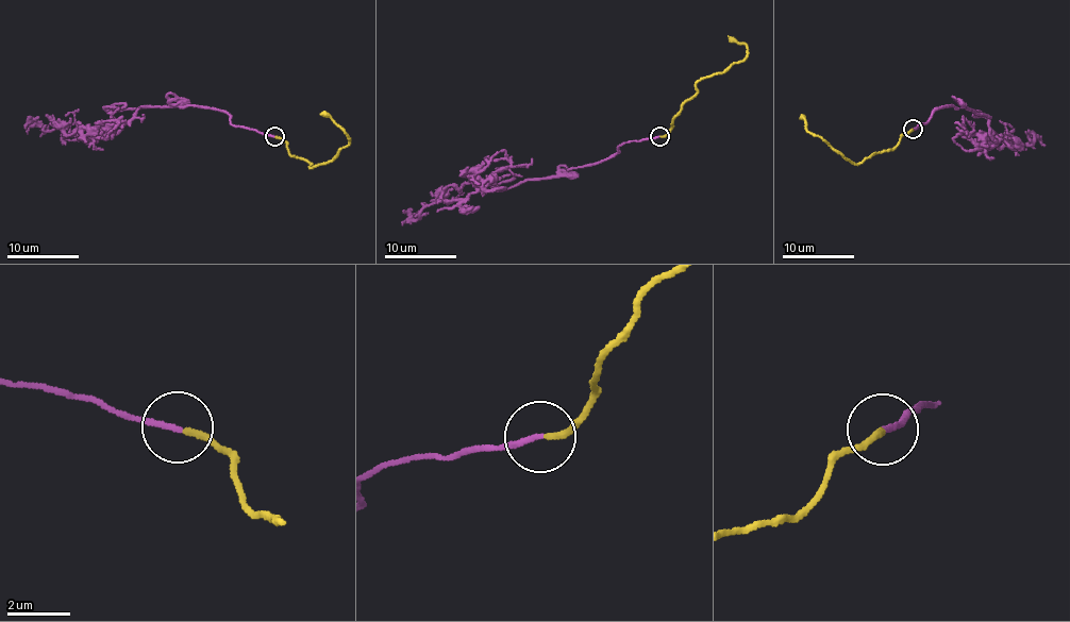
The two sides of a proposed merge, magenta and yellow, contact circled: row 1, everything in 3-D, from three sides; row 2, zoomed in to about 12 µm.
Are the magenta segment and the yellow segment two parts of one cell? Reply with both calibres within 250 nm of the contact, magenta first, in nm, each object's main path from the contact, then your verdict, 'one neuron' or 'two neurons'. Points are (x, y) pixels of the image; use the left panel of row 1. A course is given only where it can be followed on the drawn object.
170/200 nm | magenta via (273, 135), (235, 127), (223, 112), (178, 104), (114, 110), (107, 135), (24, 129) | yellow via (276, 135), (286, 143), (291, 155), (305, 160), (311, 167), (332, 162), (348, 144), (347, 134), (320, 113) | one neuron

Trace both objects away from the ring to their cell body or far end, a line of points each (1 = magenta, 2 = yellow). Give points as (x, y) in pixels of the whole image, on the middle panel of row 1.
1: (659, 136), (622, 143), (613, 156), (566, 173), (527, 178), (464, 199), (440, 196), (416, 218), (403, 211)
2: (661, 136), (666, 135), (675, 115), (691, 99), (698, 83), (744, 60), (747, 46), (729, 36)

